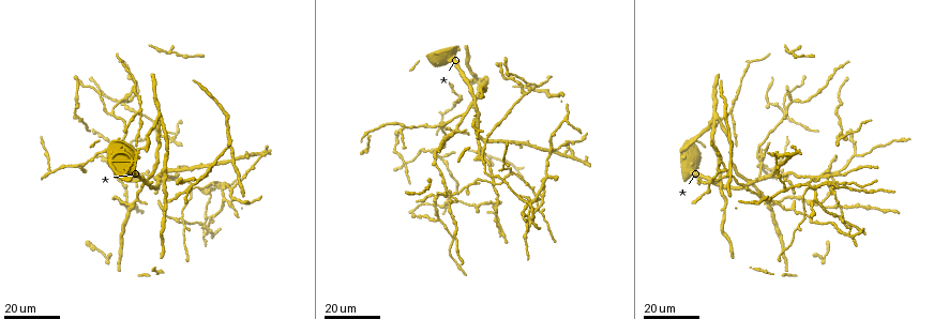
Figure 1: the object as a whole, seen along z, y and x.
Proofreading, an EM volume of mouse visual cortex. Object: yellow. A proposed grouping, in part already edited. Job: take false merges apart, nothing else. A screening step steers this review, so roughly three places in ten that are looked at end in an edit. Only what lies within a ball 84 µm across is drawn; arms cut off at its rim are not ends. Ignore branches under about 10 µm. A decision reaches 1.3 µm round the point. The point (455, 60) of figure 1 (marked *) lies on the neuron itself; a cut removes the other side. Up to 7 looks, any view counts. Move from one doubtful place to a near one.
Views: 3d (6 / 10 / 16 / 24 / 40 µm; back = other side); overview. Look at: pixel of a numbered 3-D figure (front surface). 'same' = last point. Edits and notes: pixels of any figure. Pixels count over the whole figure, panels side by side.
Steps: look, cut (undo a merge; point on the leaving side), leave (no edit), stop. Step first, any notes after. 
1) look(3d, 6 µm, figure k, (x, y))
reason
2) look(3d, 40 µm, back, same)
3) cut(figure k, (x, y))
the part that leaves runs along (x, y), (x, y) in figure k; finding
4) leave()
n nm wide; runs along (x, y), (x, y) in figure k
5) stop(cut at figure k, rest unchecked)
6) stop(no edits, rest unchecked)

look(3d, 16 µm, figure 1, (759, 160))
four or more arms meet

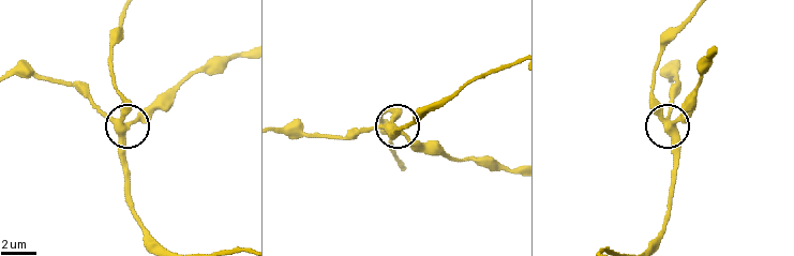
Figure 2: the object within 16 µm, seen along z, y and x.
look(3d, 6 µm, figure 2, (116, 122))

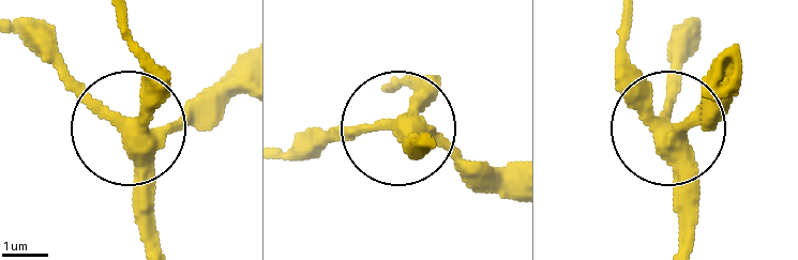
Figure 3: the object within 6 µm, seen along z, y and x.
leave()
350 nm wide; runs along (427, 142), (309, 131) in figure 3; continuous, no second neuron

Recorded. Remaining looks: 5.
look(3d, 24 µm, figure 1, (853, 154))
arms part here

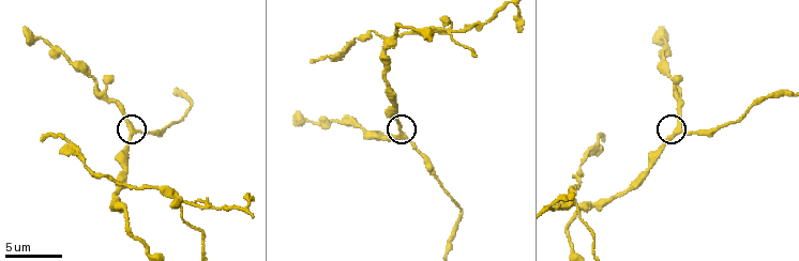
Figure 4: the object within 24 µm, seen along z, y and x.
look(3d, 6 µm, figure 4, (679, 131))
zoom in

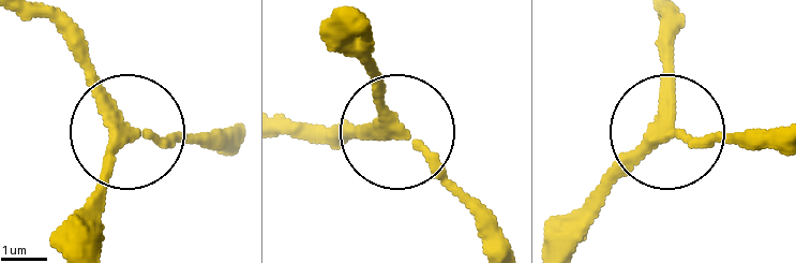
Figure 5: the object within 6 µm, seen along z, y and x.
leave()
runs along (360, 16), (371, 93), (390, 128), (305, 128) in figure 5; all the same neuron

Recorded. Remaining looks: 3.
look(3d, 24 µm, figure 1, (490, 181))
thin arm on a thick one

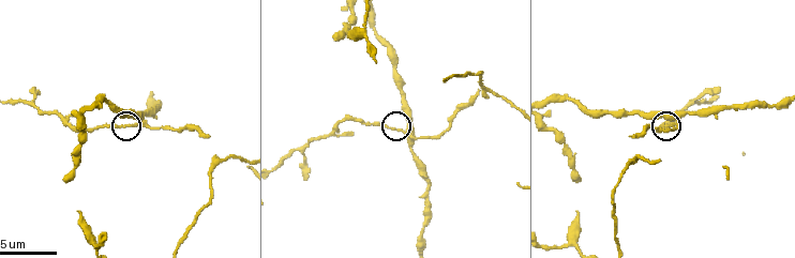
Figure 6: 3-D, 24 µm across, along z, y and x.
look(3d, 10 µm, figure 6, (404, 135))
zoom in

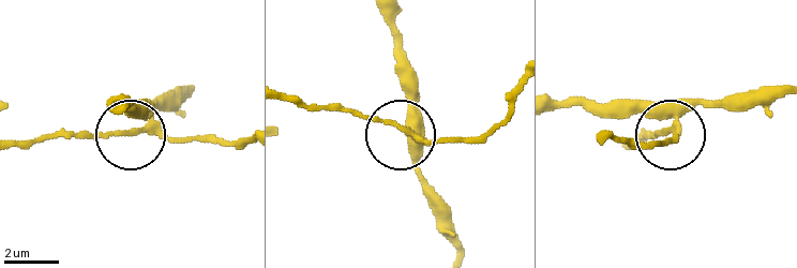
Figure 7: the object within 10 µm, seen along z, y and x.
cut(figure 7, (115, 135))
side arm 124 µm; the part that leaves runs along (415, 137), (348, 112), (286, 101) in figure 7; two neurons meet here

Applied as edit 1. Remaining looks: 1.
stop(cut at figure 7, rest unchecked)

